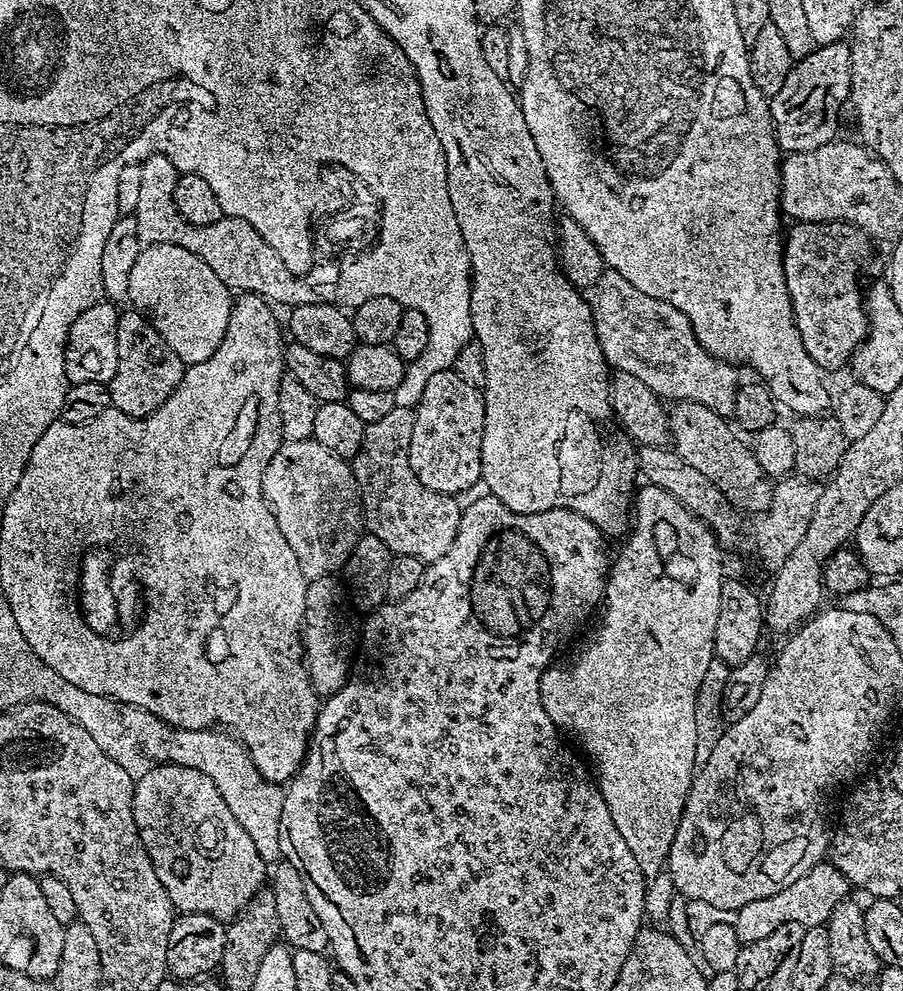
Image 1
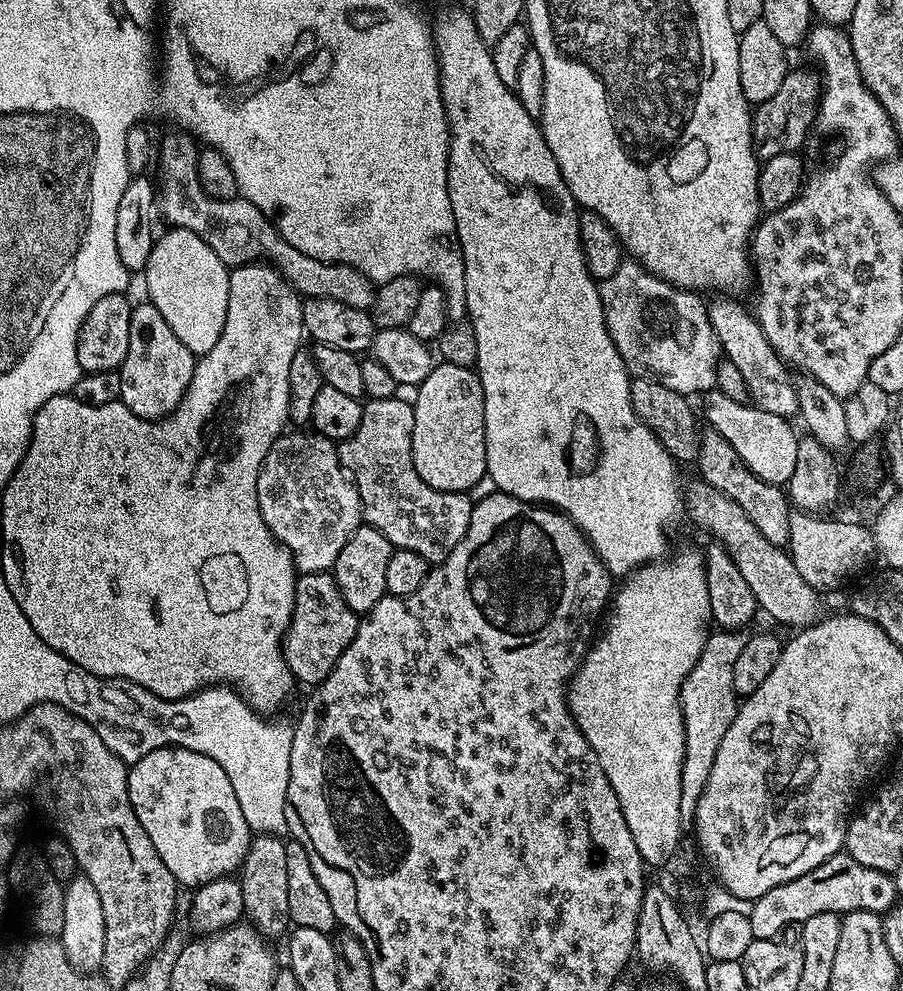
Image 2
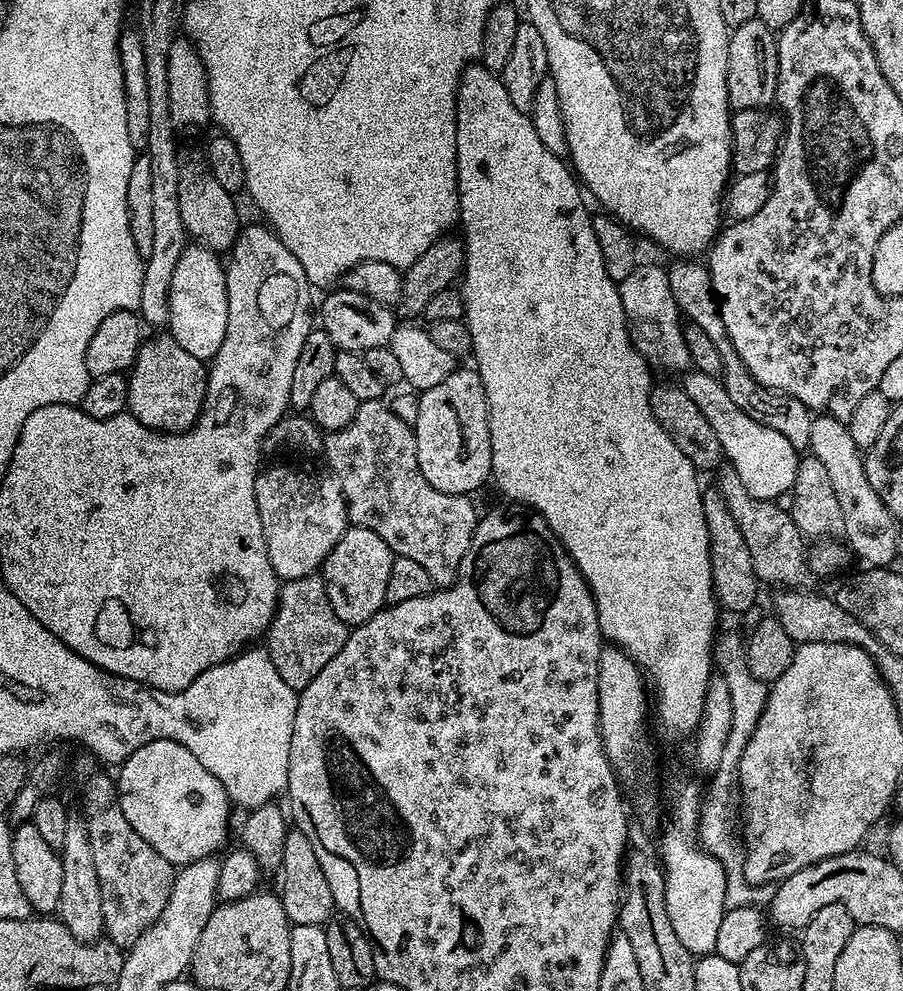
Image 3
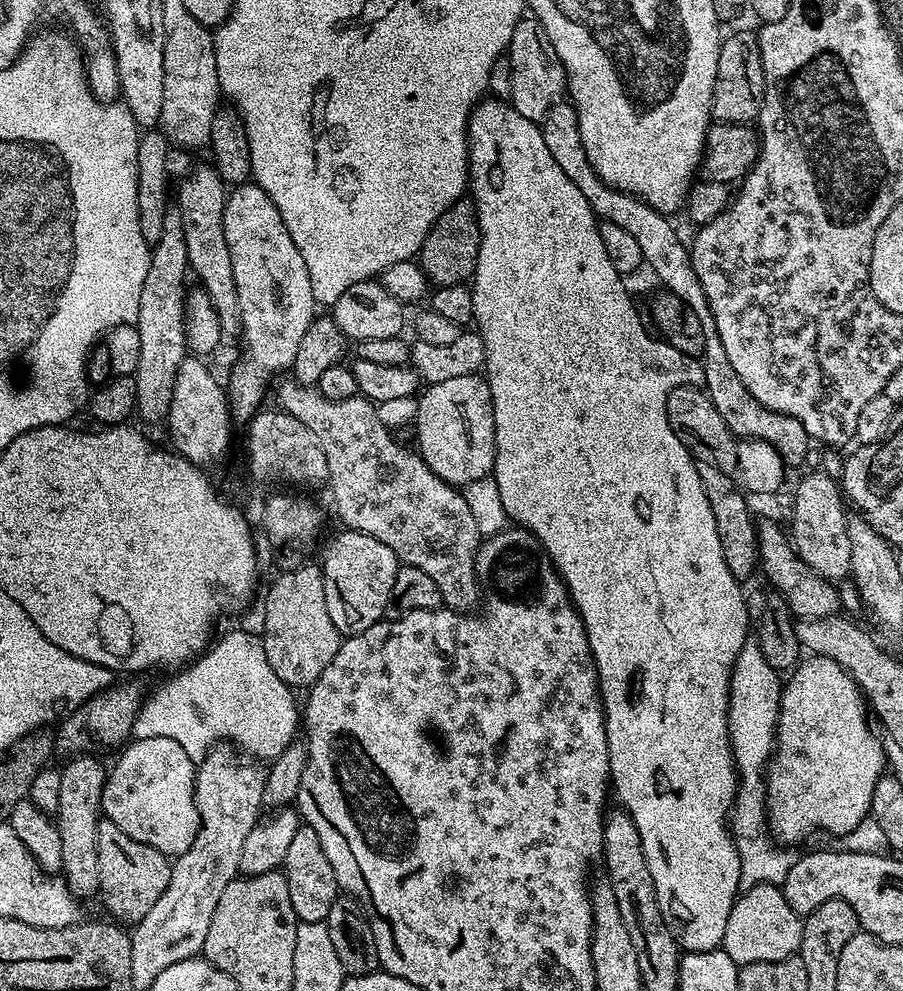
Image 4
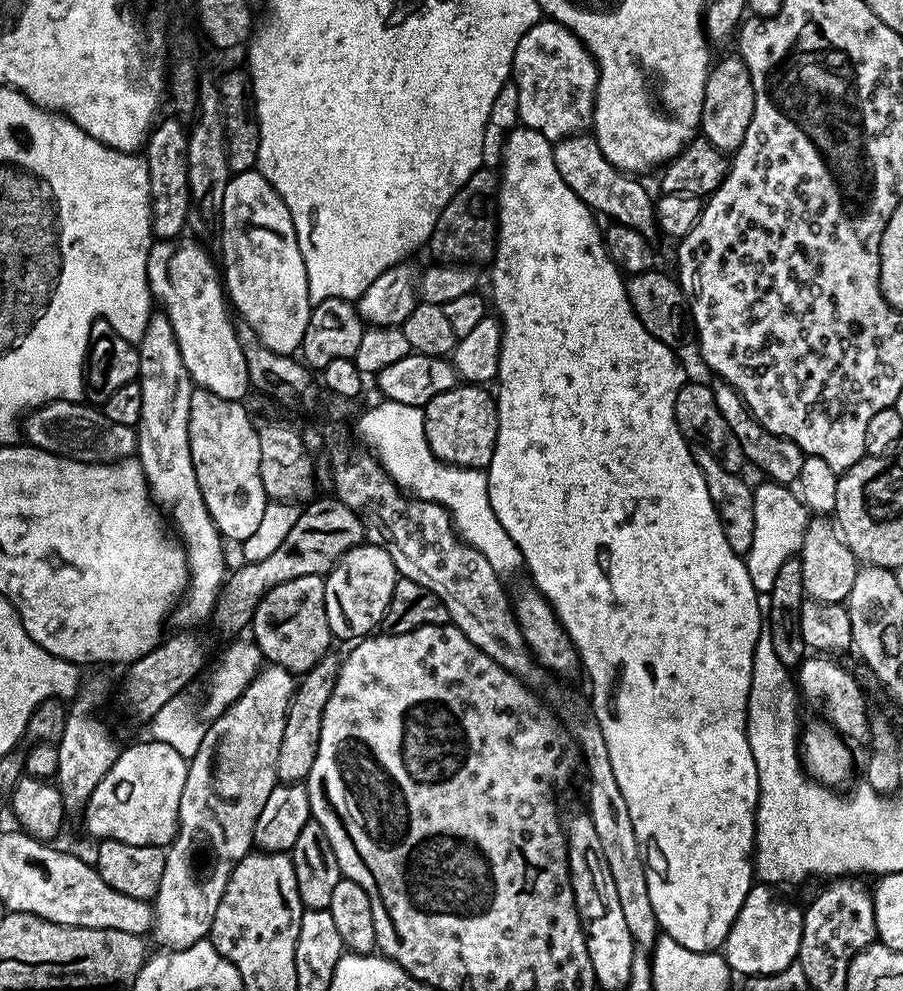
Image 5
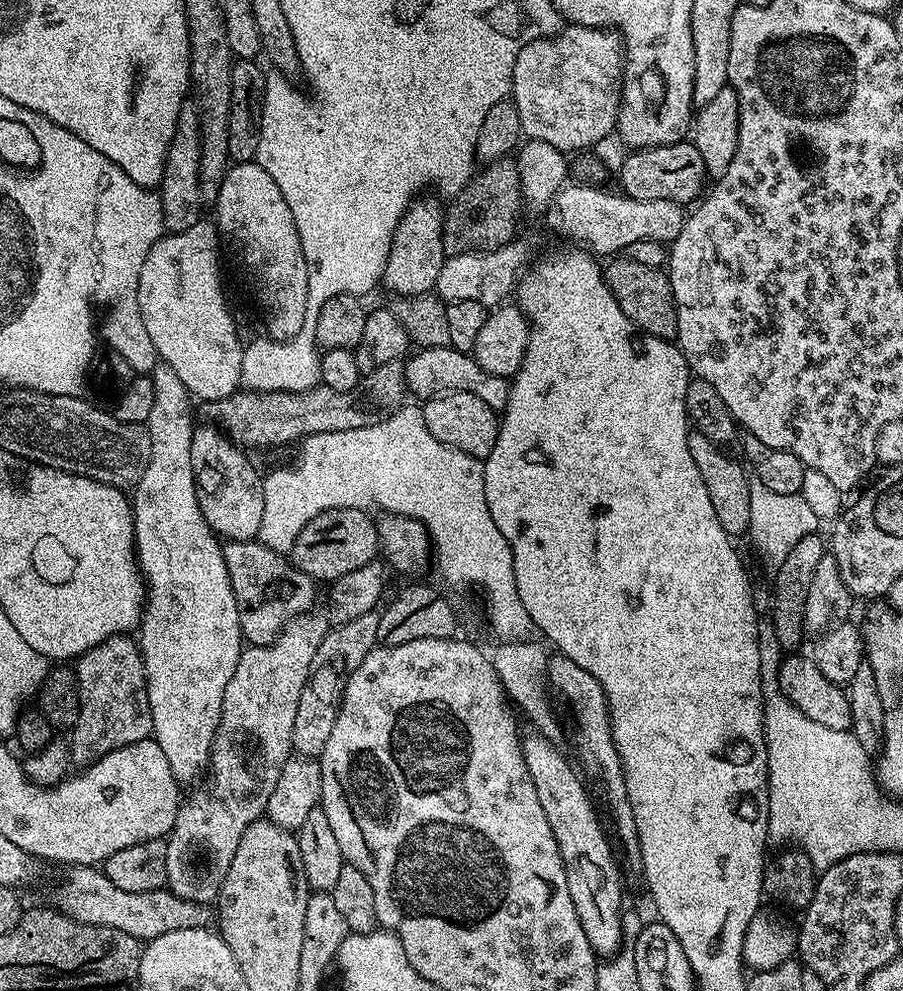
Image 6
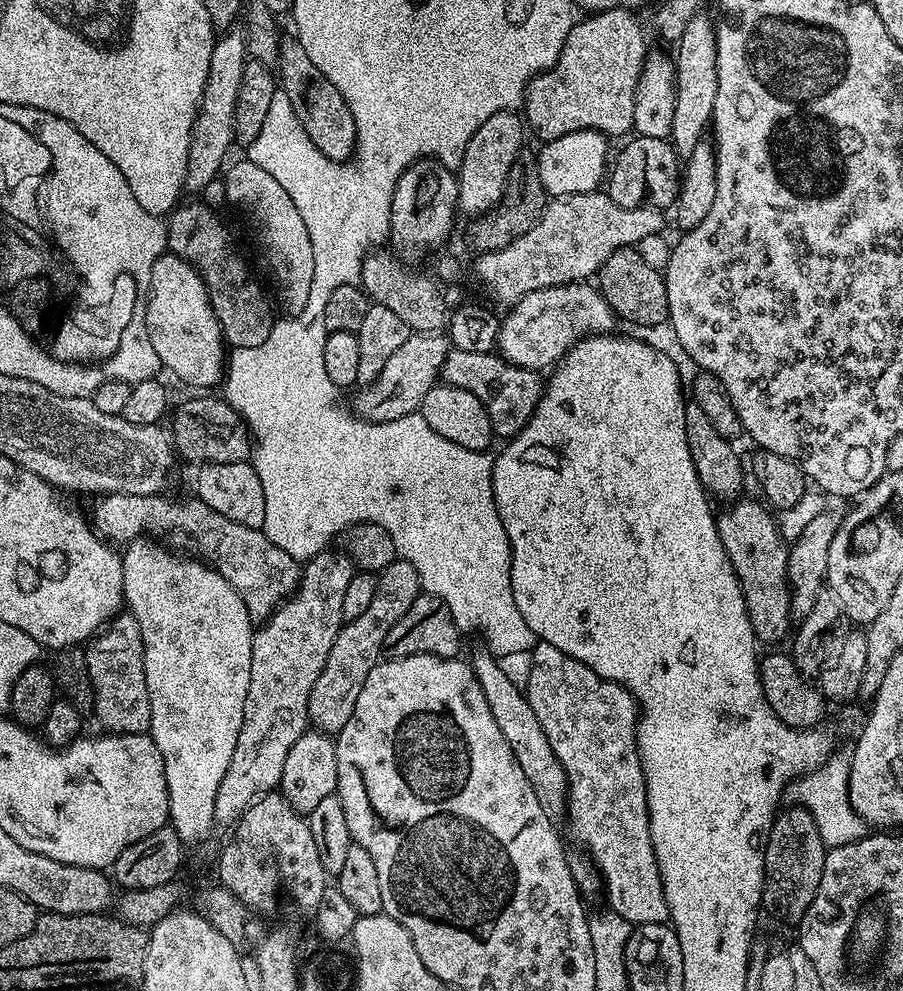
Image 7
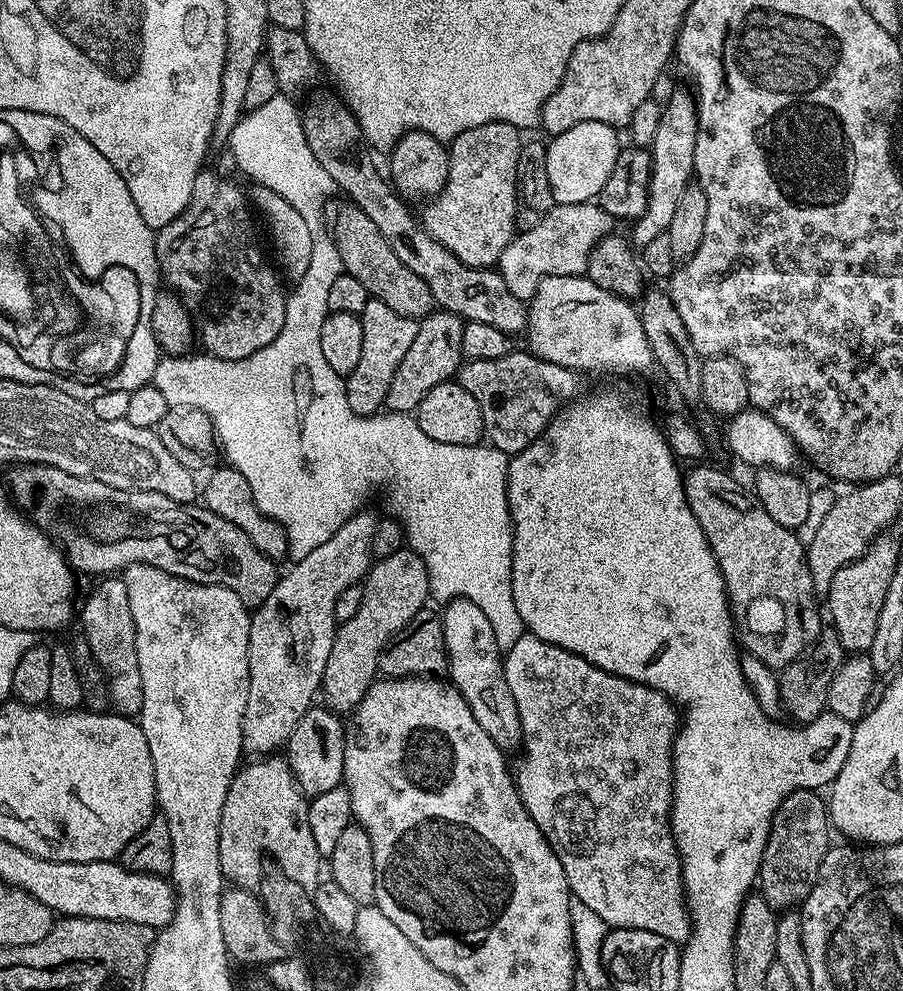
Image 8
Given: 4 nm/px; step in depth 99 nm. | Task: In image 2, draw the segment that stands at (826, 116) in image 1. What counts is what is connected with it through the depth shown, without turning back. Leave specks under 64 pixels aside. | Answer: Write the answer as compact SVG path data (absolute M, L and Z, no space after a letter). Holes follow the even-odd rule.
M789 71L788 77L782 82L782 90L778 90L778 94L774 94L774 98L766 103L755 105L752 112L752 138L756 155L761 161L783 152L795 153L805 147L822 91L821 81L813 76L808 72Z

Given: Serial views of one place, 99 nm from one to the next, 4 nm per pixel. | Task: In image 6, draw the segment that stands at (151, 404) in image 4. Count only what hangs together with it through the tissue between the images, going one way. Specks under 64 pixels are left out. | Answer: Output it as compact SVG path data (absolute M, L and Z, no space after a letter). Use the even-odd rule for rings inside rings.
M157 363L150 375L154 382L154 407L150 410L146 431L152 454L146 474L137 482L130 496L136 525L136 562L148 587L144 615L138 625L138 643L144 653L144 672L148 675L154 738L158 746L162 746L162 754L166 754L177 781L187 786L199 772L207 769L212 759L212 743L220 725L226 686L230 678L234 678L242 651L240 611L226 570L221 537L213 532L202 514L194 466L190 466L194 397L167 364Z

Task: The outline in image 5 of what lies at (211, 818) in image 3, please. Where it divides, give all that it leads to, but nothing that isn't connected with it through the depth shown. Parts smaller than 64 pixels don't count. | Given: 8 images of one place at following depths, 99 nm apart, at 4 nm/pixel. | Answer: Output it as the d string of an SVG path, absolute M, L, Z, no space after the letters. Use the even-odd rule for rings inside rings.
M145 738L141 744L127 745L90 794L82 813L85 830L97 841L117 840L130 846L167 849L180 825L178 806L187 773L186 757L166 742Z

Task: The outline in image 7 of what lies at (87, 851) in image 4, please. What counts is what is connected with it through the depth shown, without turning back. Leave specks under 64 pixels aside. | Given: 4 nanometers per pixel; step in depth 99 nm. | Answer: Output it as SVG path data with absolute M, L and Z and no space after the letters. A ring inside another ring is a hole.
M124 610L112 617L106 627L97 632L84 648L86 670L92 683L91 711L96 711L96 720L103 731L108 734L147 733L150 729L150 690L146 686L146 666L144 665L144 647L142 634L138 630L138 622L131 612Z

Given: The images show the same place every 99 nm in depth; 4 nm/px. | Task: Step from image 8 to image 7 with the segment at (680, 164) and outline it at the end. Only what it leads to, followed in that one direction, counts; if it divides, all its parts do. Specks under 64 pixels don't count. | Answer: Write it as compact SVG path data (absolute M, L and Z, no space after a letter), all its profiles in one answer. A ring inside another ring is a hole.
M701 10L686 22L680 39L675 41L674 63L676 66L676 105L670 143L677 157L686 158L694 146L705 139L712 122L714 97L718 95L718 50L716 49L716 26L713 17Z

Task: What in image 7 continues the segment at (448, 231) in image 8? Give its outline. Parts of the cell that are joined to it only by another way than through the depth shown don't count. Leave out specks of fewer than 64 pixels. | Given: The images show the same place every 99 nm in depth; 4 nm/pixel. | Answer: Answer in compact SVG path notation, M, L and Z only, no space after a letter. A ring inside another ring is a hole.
M505 110L490 114L470 138L466 150L460 159L456 181L460 191L459 211L468 218L479 218L489 212L504 196L504 187L508 185L510 166L514 166L516 156L525 147L524 132L526 124L515 111Z

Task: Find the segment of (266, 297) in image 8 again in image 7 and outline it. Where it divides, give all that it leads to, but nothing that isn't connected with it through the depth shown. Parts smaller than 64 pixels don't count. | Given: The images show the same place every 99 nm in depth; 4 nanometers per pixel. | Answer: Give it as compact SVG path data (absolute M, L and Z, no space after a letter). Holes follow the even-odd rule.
M181 203L167 221L167 251L192 264L204 280L225 345L232 348L262 346L262 342L266 342L266 334L270 334L274 327L272 308L268 305L259 282L252 280L243 258L236 253L236 248L218 217L220 216L204 203Z

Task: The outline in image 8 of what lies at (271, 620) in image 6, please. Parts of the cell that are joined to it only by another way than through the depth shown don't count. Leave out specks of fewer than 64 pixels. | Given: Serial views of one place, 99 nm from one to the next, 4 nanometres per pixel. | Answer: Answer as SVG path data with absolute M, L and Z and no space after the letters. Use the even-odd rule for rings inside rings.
M17 464L9 467L7 472L6 491L13 505L40 531L52 537L77 573L93 572L96 578L100 578L115 573L112 572L115 568L123 570L132 564L149 564L183 580L220 584L223 588L234 590L234 594L238 594L250 610L259 608L266 598L270 598L270 590L274 590L278 579L274 561L262 554L262 550L258 550L258 546L254 546L254 542L250 542L250 538L246 538L234 522L218 518L218 514L199 503L179 504L166 498L166 494L131 492L106 486L106 482L78 478L74 474L66 474L66 470L45 464Z

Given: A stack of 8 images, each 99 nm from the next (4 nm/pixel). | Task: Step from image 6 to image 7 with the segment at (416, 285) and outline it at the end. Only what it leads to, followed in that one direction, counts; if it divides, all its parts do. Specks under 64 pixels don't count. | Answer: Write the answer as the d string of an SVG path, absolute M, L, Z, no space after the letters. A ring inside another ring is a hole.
M431 158L414 161L398 178L390 206L390 222L392 223L390 244L396 247L395 255L401 261L420 260L427 254L428 248L440 248L447 242L448 235L452 232L452 219L458 216L460 207L460 191L456 178L457 173L453 169Z

